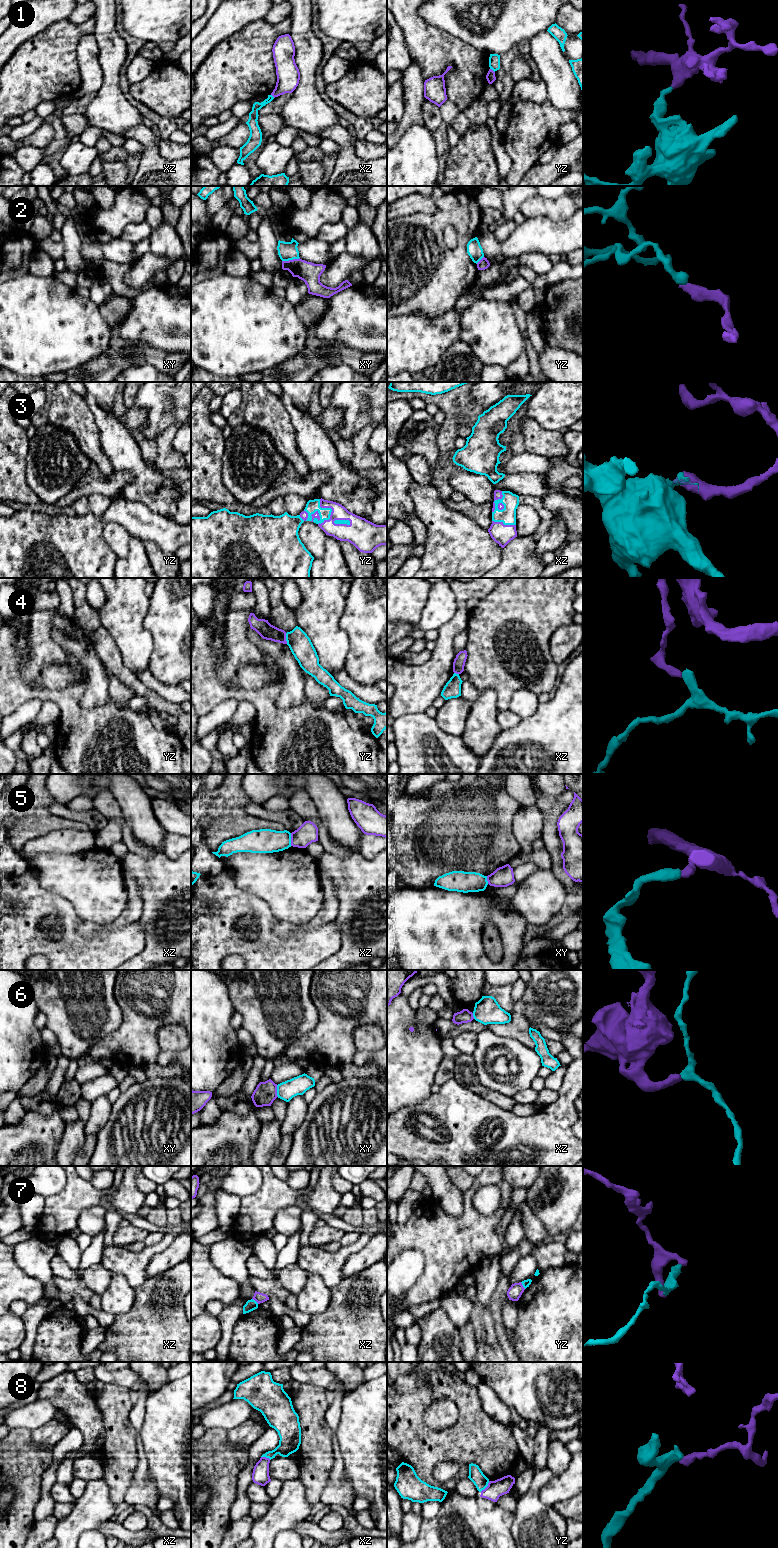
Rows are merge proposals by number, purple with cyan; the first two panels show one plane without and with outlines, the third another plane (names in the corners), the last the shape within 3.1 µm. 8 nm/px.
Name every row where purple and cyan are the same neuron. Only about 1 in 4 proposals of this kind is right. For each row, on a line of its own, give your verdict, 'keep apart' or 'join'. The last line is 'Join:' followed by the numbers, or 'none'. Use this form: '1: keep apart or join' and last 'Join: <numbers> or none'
1: keep apart
2: keep apart
3: join
4: keep apart
5: keep apart
6: keep apart
7: keep apart
8: keep apart
Join: 3

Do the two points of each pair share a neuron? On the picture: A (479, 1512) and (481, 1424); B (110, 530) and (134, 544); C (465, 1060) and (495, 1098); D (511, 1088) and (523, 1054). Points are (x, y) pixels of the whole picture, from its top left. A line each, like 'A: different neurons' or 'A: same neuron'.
A: different neurons
B: different neurons
C: same neuron
D: same neuron

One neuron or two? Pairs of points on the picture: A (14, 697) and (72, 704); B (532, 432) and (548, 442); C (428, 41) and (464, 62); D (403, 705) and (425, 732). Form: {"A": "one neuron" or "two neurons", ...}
{"A": "one neuron", "B": "one neuron", "C": "one neuron", "D": "two neurons"}

